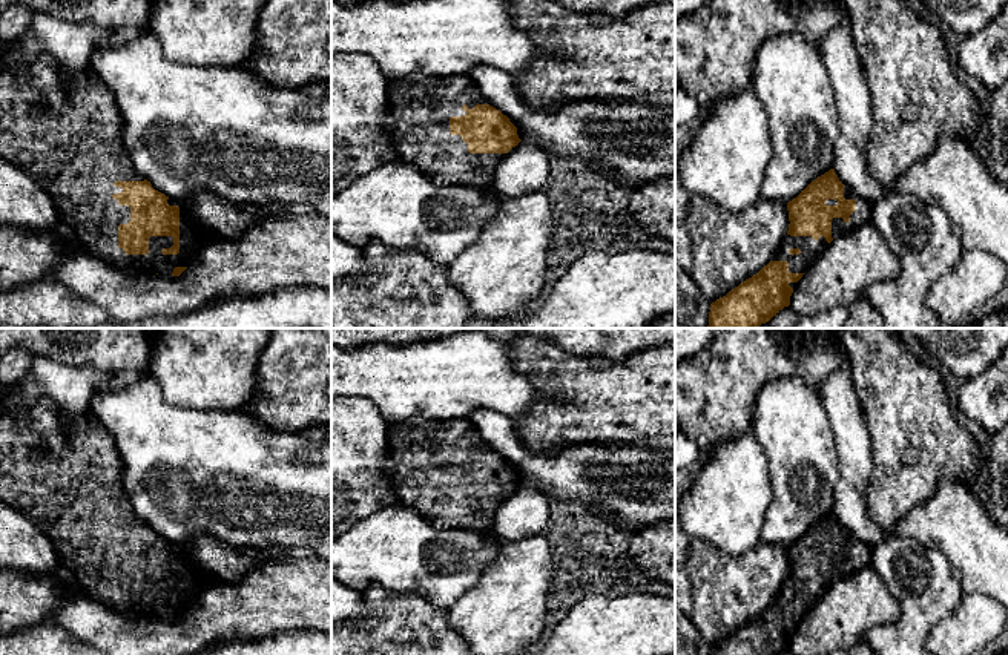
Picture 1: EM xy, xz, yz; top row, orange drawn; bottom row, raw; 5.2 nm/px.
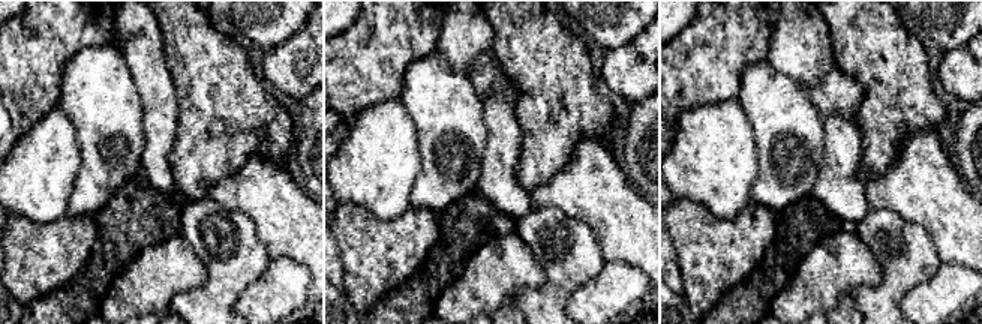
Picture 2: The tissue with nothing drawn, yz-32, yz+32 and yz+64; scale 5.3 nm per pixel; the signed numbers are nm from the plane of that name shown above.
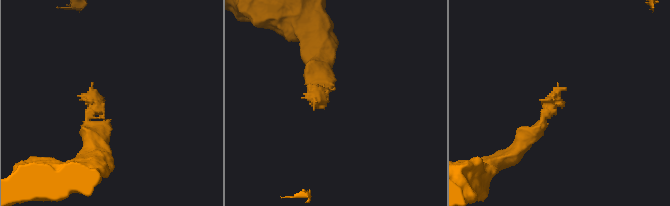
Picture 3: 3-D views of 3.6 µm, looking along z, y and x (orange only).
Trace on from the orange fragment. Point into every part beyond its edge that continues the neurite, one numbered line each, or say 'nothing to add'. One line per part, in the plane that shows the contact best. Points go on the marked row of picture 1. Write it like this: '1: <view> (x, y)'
1: xy (66, 134)

